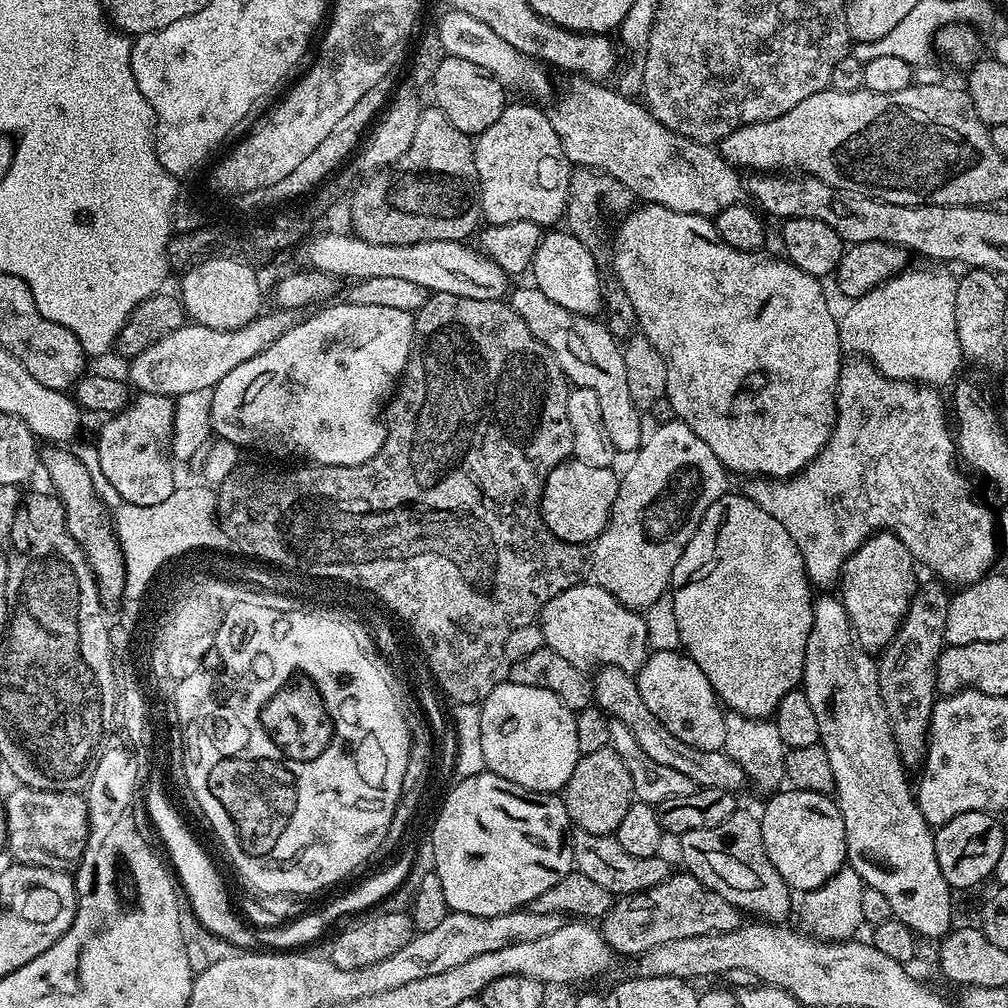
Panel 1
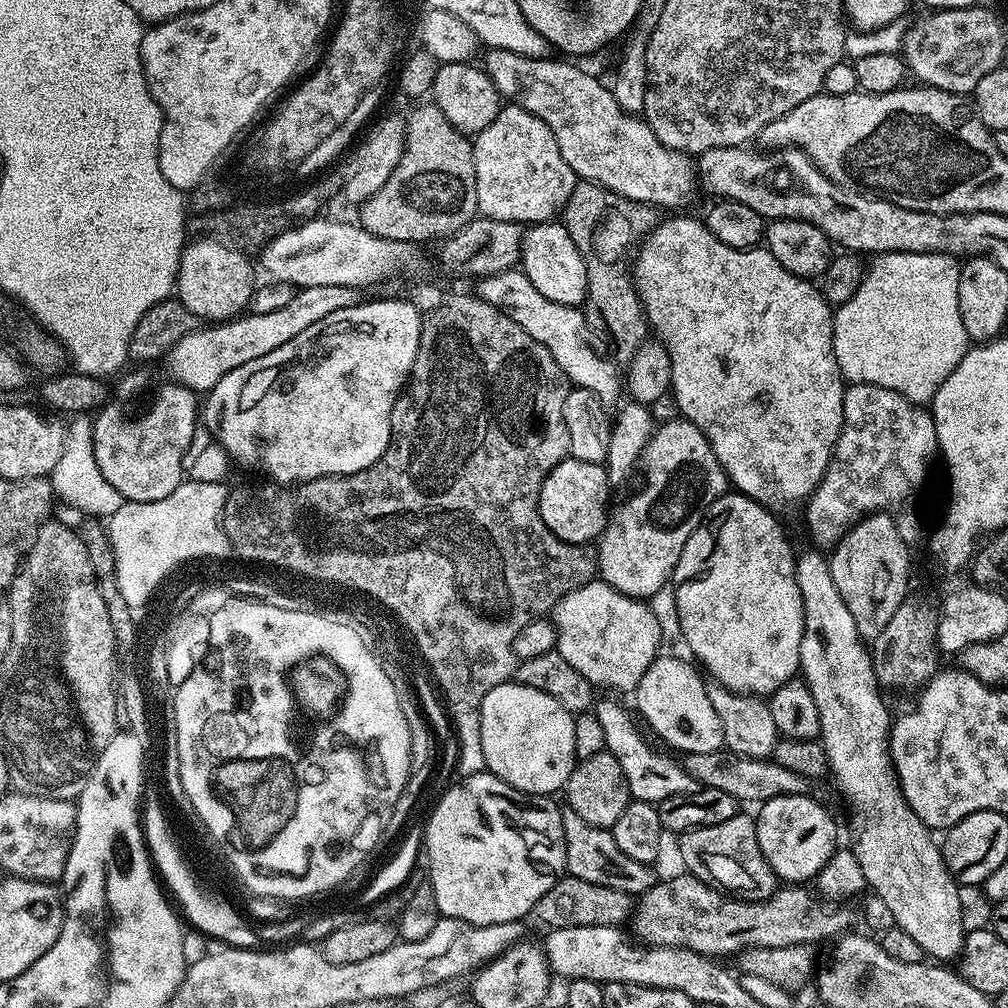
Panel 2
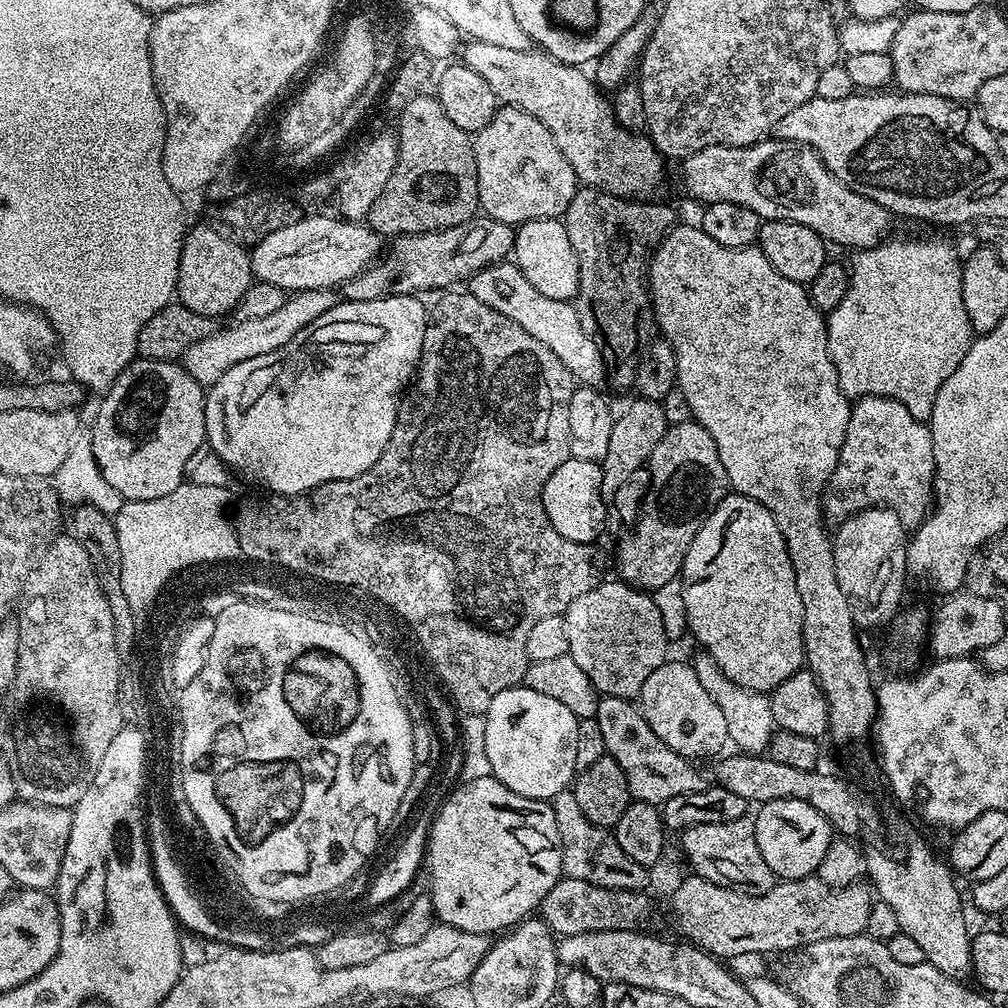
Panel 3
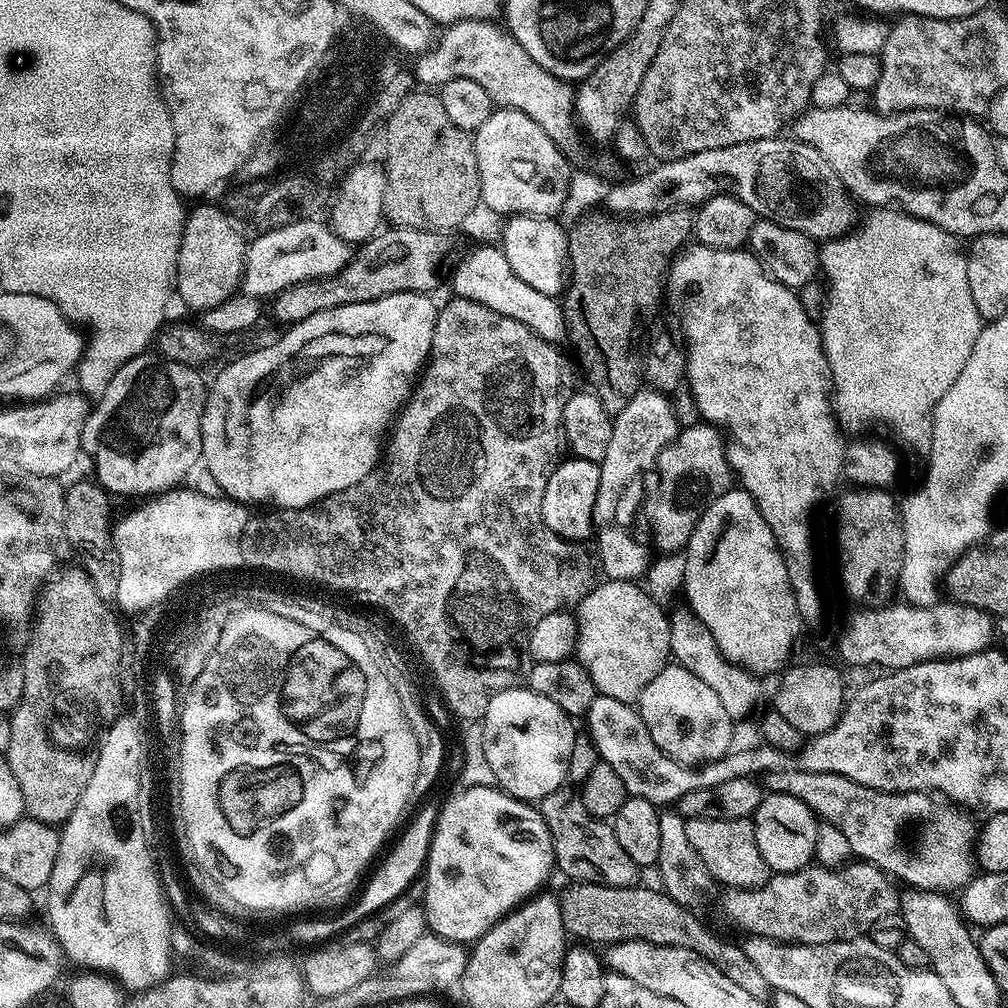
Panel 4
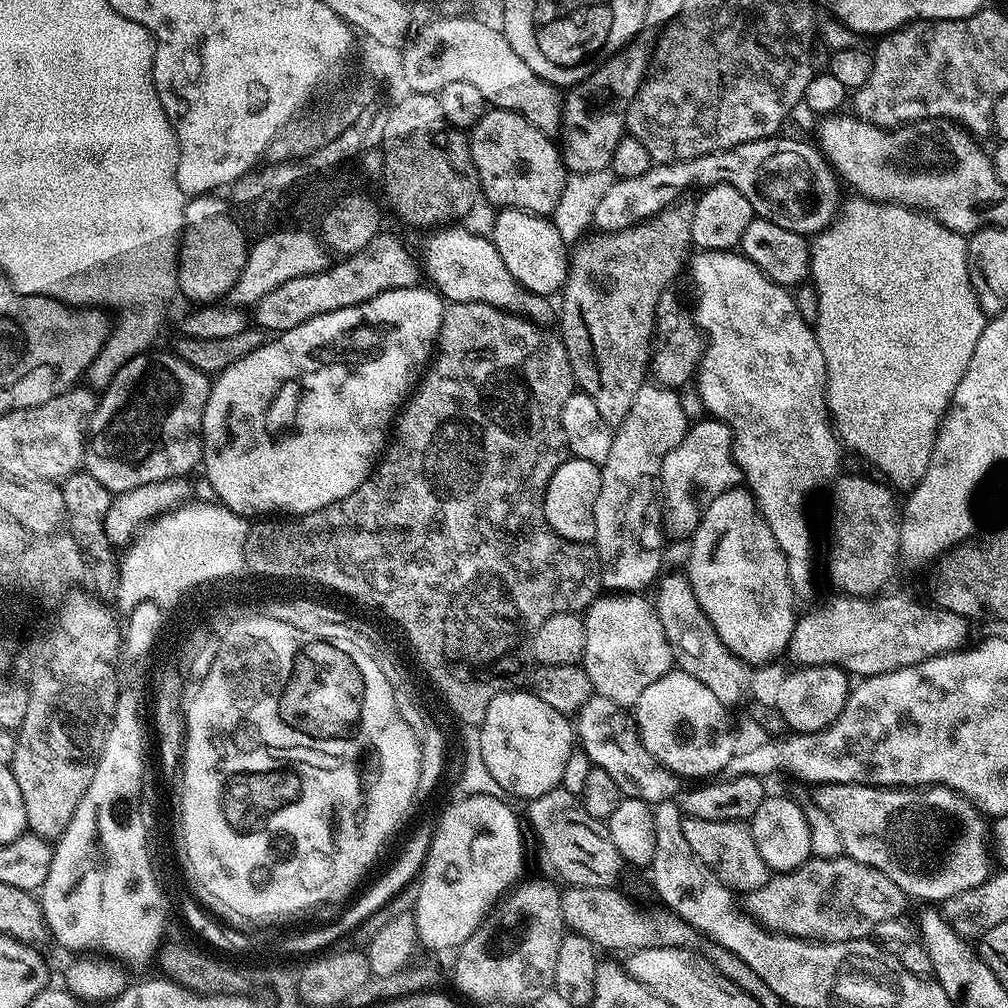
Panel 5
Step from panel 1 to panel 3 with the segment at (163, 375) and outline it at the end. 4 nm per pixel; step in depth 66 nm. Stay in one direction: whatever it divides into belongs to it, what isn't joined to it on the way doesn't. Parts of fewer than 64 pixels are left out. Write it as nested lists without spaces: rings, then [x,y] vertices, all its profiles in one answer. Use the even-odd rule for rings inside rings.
[[[285,298],[278,310],[265,314],[262,318],[236,320],[229,328],[213,330],[206,338],[194,342],[184,351],[182,367],[190,379],[201,386],[211,386],[226,374],[238,362],[250,362],[250,358],[262,358],[262,354],[270,354],[270,350],[278,350],[278,346],[286,346],[290,338],[294,338],[298,327],[296,321],[296,304],[292,298]]]

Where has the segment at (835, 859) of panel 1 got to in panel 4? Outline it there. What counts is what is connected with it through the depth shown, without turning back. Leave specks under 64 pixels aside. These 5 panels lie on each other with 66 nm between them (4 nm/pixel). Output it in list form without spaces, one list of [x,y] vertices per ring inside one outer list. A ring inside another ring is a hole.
[[[784,792],[765,795],[760,801],[754,817],[758,850],[766,858],[773,873],[797,872],[813,863],[816,854],[816,830],[818,817],[801,800],[787,796]]]

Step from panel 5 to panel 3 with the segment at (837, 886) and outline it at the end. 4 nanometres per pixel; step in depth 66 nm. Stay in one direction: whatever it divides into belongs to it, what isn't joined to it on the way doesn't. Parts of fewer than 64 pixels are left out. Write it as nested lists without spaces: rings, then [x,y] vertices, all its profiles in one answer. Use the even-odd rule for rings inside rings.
[[[688,874],[688,877],[672,892],[672,916],[676,919],[676,924],[680,927],[681,934],[684,935],[681,937],[687,943],[694,944],[697,948],[701,948],[702,951],[717,958],[725,958],[724,956],[748,956],[751,952],[792,952],[795,948],[806,950],[810,945],[817,944],[823,940],[829,940],[830,938],[846,938],[847,936],[858,936],[867,933],[868,923],[870,922],[870,910],[872,909],[873,903],[874,892],[867,883],[857,882],[845,888],[835,888],[826,882],[822,882],[820,877],[815,874],[803,876],[797,880],[780,880],[770,890],[766,890],[766,894],[762,894],[761,896],[753,896],[750,892],[725,886],[715,879],[707,880],[695,874]]]

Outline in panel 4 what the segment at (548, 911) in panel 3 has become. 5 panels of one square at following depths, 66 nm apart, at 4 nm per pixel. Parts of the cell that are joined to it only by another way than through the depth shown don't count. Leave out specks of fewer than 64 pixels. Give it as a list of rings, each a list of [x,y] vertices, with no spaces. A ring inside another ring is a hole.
[[[572,882],[564,893],[559,893],[560,914],[564,923],[565,933],[569,937],[577,936],[577,941],[589,945],[607,946],[622,940],[645,940],[658,946],[678,946],[686,950],[694,950],[702,958],[706,958],[730,982],[735,982],[742,990],[754,994],[754,998],[767,1001],[770,989],[766,978],[750,962],[739,943],[730,944],[715,936],[698,917],[685,905],[674,902],[663,890],[655,892],[652,888],[637,886],[635,888],[619,888],[605,884],[586,884]]]

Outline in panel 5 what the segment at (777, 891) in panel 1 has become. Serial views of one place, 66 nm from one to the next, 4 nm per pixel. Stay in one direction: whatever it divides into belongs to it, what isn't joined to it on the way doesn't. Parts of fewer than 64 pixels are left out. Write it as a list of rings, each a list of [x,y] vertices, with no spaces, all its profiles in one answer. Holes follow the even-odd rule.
[[[702,818],[685,819],[682,822],[682,834],[686,834],[686,842],[706,866],[716,875],[717,880],[733,893],[753,892],[766,886],[770,875],[768,863],[758,854],[758,846],[754,846],[752,829],[745,821],[738,822],[706,822]]]

